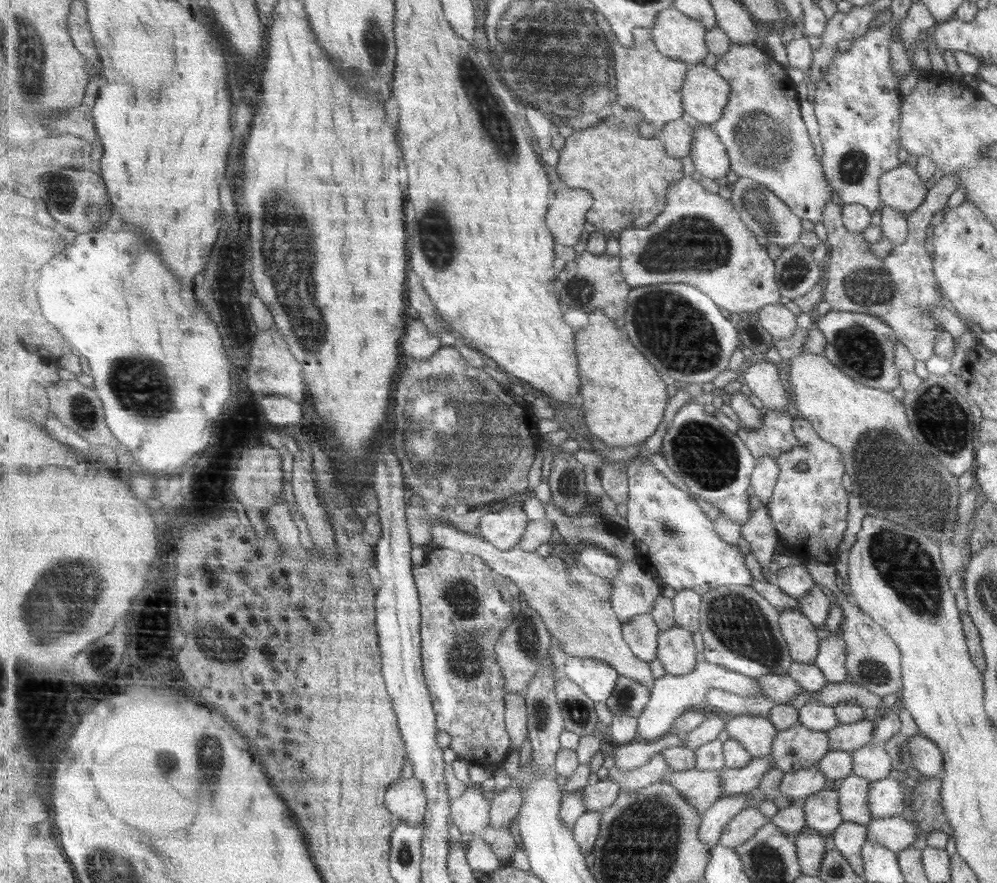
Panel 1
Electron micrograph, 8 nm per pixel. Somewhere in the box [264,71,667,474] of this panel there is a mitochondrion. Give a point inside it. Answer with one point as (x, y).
(443, 256)

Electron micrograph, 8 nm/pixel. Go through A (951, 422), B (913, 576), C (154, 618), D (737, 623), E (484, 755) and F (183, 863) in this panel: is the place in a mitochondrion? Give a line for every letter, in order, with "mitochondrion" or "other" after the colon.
A: mitochondrion
B: mitochondrion
C: other
D: mitochondrion
E: other
F: other

